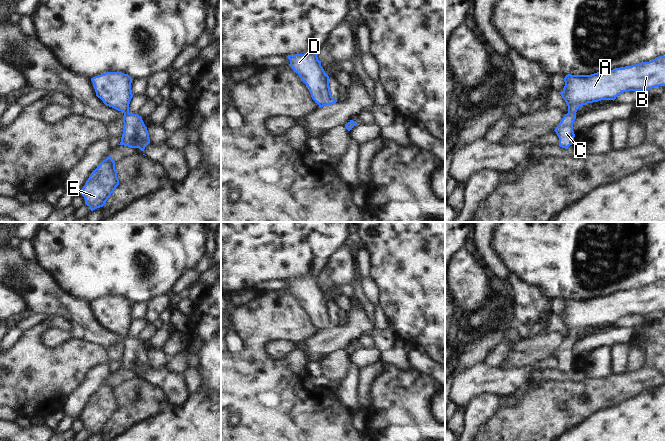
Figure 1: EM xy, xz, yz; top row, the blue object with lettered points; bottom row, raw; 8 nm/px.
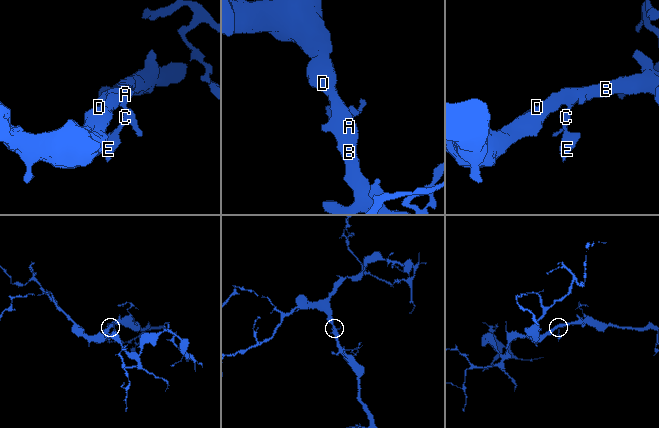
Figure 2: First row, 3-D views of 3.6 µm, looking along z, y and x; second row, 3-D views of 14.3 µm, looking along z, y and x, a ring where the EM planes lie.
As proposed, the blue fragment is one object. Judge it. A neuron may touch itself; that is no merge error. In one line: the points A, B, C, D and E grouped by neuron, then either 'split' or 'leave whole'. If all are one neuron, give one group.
groups A B C D E; leave whole

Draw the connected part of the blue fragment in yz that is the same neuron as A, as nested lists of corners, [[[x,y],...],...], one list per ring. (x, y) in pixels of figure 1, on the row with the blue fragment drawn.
[[[665,56],[591,75],[568,74],[564,82],[565,86],[559,93],[568,106],[568,113],[554,131],[559,138],[559,146],[568,149],[574,143],[573,123],[582,105],[601,100],[614,101],[623,92],[646,92],[665,86]]]

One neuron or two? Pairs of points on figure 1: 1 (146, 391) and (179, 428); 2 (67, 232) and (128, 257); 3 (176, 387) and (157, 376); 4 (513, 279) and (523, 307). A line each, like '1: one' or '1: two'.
1: two
2: one
3: one
4: one

